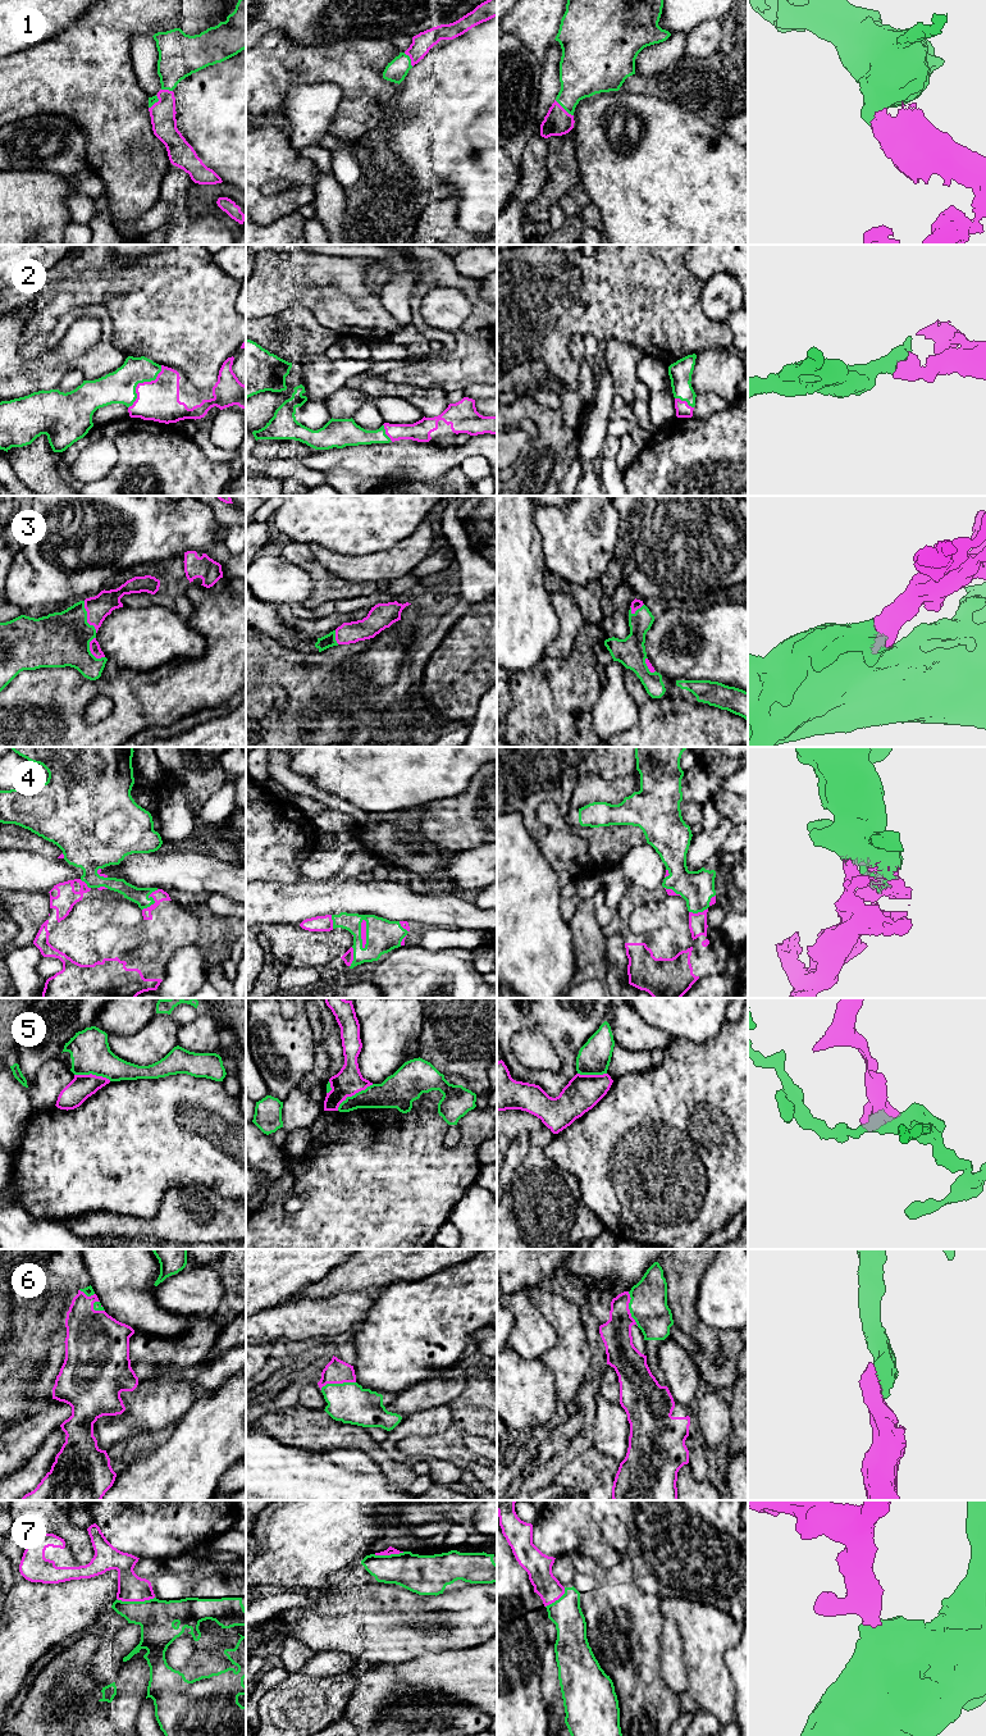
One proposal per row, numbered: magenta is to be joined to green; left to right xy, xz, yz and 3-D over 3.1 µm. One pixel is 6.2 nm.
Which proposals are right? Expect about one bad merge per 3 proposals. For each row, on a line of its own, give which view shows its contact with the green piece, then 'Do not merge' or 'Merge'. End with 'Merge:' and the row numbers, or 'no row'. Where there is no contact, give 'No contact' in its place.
1: Touches green in yz. Merge
2: Touches green in xy. Merge
3: Touches green in xy. Merge
4: Touches green in xz. Merge
5: Touches green in xz. Do not merge
6: Touches green in xz. Merge
7: Touches green in xy. Merge
Merge: 1, 2, 3, 4, 6, 7

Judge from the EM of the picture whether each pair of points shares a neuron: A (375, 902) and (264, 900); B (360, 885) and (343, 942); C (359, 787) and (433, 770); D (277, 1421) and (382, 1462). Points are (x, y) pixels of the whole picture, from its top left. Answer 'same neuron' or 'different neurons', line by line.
A: same neuron
B: different neurons
C: same neuron
D: same neuron

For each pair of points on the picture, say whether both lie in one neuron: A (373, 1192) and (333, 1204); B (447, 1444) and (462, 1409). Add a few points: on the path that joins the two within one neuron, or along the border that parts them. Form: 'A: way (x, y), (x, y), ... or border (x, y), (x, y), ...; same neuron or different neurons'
A: way (363, 1202), (360, 1204), (343, 1204); same neuron
B: way (456, 1438), (464, 1429), (464, 1418); same neuron

